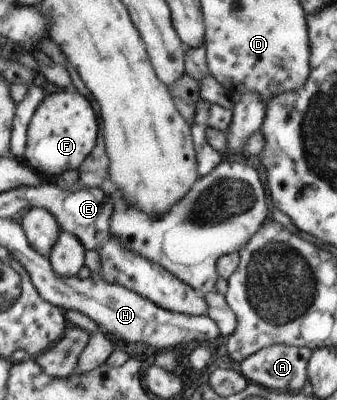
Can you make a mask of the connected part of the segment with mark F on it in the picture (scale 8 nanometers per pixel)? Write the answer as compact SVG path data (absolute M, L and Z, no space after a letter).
M77 89L48 94L30 124L28 151L24 161L52 182L60 173L70 169L79 170L97 145L100 123L99 115L94 111L96 106Z

